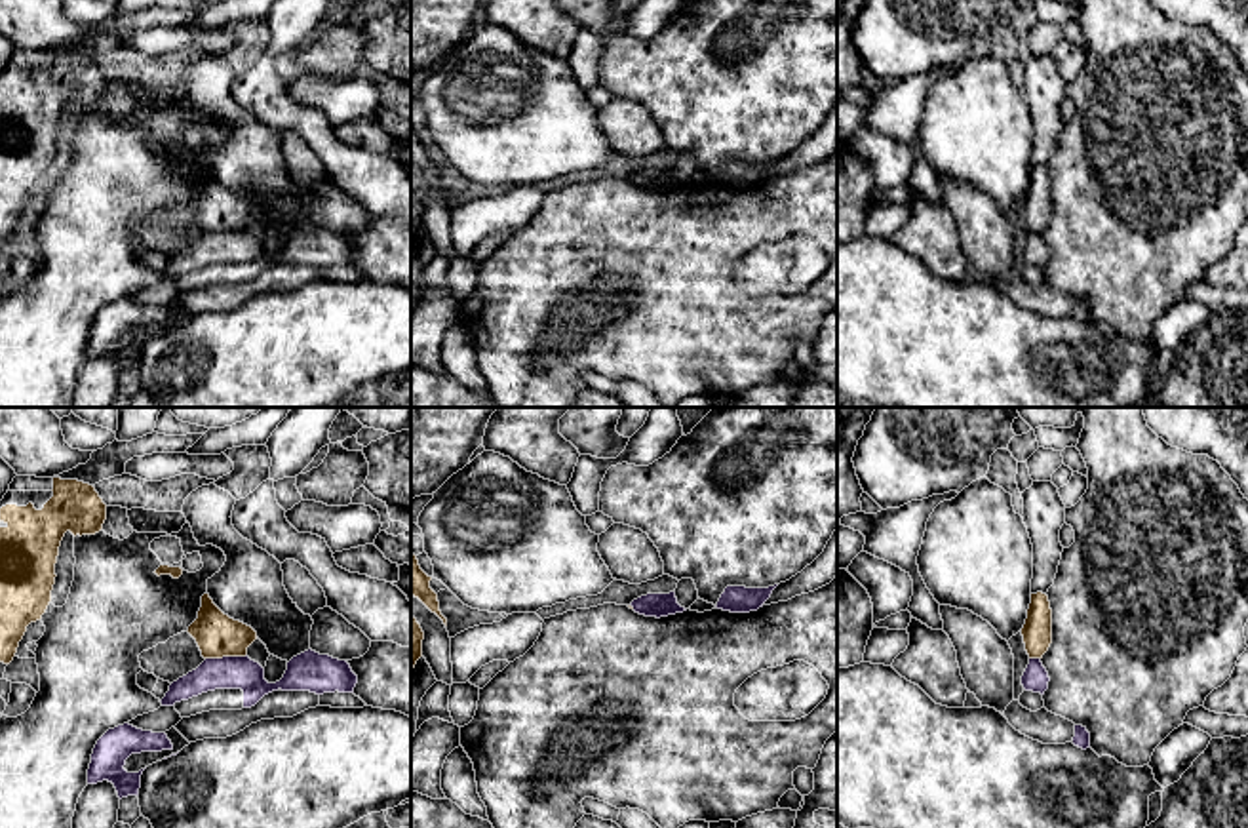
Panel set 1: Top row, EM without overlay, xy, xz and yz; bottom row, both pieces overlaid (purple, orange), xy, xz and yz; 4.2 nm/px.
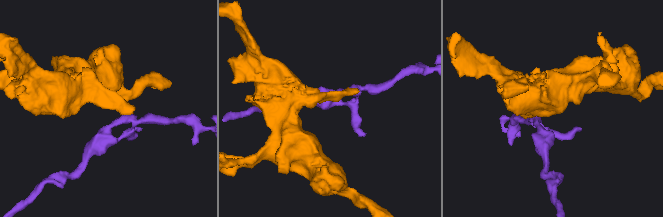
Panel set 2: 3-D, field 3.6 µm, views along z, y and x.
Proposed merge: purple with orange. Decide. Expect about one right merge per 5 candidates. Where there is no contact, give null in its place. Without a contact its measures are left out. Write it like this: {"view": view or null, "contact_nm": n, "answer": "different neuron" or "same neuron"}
{"view": "xy", "contact_nm": 180, "answer": "different neuron"}

